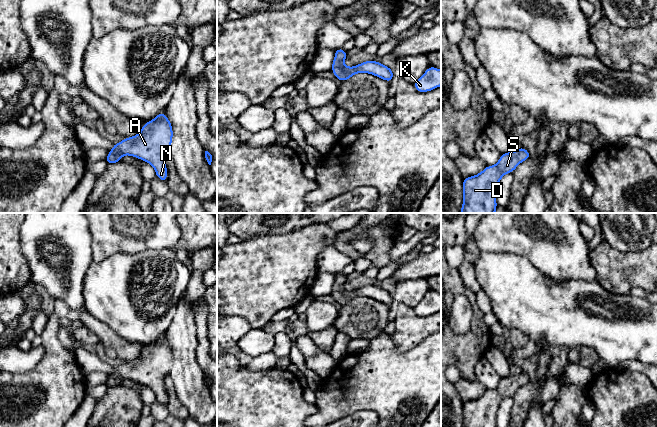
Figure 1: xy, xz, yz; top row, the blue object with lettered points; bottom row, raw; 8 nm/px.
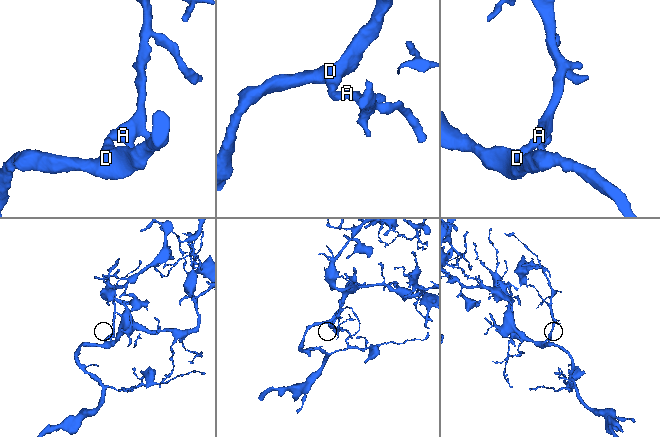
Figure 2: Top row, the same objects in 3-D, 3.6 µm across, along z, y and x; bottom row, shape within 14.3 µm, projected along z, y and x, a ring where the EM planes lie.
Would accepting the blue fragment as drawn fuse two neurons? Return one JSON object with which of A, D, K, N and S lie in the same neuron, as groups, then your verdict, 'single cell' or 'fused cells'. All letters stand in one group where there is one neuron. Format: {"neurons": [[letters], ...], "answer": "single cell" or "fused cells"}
{"neurons": [["A", "D", "K", "N", "S"]], "answer": "single cell"}

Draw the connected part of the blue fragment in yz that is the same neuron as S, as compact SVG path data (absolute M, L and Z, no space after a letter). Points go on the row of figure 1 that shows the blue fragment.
M520 147L517 151L502 154L496 165L486 166L481 173L463 178L464 199L461 213L495 213L500 179L529 158L529 151Z

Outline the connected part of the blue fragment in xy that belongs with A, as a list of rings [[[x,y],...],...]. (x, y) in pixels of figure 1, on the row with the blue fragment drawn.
[[[164,112],[160,113],[152,121],[146,122],[136,136],[125,138],[113,145],[106,158],[107,164],[115,164],[123,155],[131,155],[151,164],[156,176],[166,182],[167,167],[164,155],[170,149],[172,137],[171,122]]]

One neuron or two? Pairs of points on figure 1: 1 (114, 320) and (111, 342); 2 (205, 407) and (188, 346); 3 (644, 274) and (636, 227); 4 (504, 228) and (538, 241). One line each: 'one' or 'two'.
1: two
2: one
3: two
4: one

